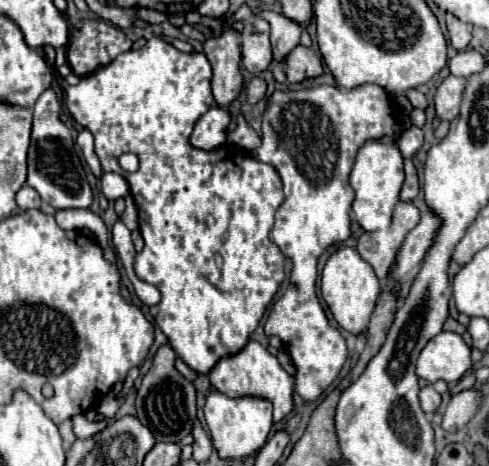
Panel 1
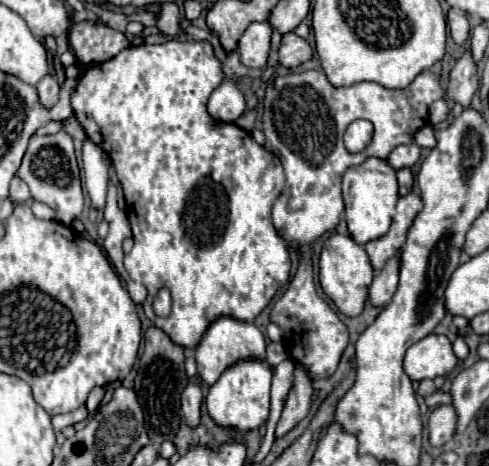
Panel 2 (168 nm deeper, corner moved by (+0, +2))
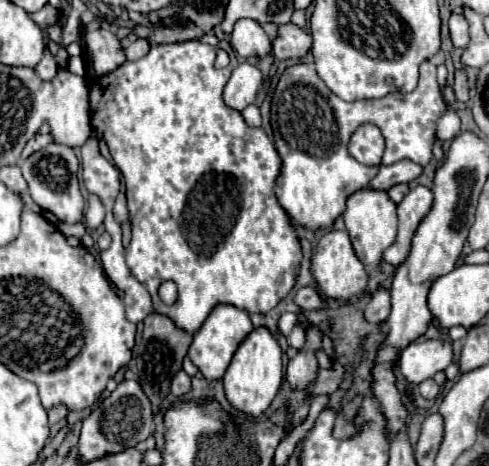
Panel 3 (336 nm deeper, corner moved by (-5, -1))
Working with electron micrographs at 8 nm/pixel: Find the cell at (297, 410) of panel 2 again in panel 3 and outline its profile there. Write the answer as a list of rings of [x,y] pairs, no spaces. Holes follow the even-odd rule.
[[[311,327],[307,331],[307,343],[305,347],[289,361],[287,365],[287,383],[293,391],[307,391],[311,383],[317,381],[317,373],[319,373],[319,365],[315,359],[315,351],[321,347],[321,339],[319,339],[319,329]]]

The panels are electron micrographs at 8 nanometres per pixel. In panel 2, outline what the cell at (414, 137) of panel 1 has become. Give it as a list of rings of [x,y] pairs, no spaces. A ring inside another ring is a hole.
[[[416,144],[410,146],[398,146],[390,156],[388,156],[388,164],[394,170],[402,170],[402,168],[412,168],[420,158],[420,148]]]

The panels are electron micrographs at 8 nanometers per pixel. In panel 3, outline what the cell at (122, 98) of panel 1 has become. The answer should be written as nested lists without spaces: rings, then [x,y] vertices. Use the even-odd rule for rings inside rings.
[[[185,41],[185,43],[171,43],[171,45],[157,45],[151,47],[151,51],[137,59],[137,61],[125,61],[121,67],[117,67],[115,71],[97,77],[97,81],[91,85],[89,89],[89,101],[91,101],[91,127],[97,133],[99,139],[103,139],[109,147],[109,153],[113,157],[113,163],[117,165],[117,169],[121,171],[123,179],[125,179],[125,189],[127,189],[127,207],[129,207],[129,221],[131,221],[131,229],[133,229],[133,239],[131,245],[127,249],[127,267],[131,269],[131,273],[135,275],[135,279],[139,283],[143,283],[147,287],[147,291],[153,297],[153,309],[159,315],[169,317],[179,329],[187,331],[187,333],[197,333],[199,327],[205,323],[205,319],[209,317],[209,313],[221,305],[233,305],[237,309],[243,309],[247,313],[267,313],[273,307],[277,307],[277,303],[293,289],[295,279],[299,275],[299,265],[301,265],[301,245],[297,239],[297,233],[293,229],[293,225],[289,223],[287,213],[283,211],[283,207],[279,205],[277,197],[275,197],[275,181],[281,175],[281,157],[275,151],[275,145],[267,139],[263,129],[255,129],[249,127],[241,113],[227,107],[223,103],[223,87],[229,81],[231,71],[235,69],[235,65],[239,65],[237,55],[233,51],[233,47],[227,41],[219,41],[217,47],[213,45],[205,45],[199,41]],[[217,49],[225,49],[231,57],[231,63],[223,69],[215,67],[215,57],[217,57]],[[163,281],[175,281],[179,287],[179,297],[177,303],[173,305],[165,305],[161,303],[157,289]]]

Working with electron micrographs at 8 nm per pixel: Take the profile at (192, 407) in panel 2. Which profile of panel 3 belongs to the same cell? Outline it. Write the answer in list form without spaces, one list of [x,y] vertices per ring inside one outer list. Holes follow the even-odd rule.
[[[179,371],[179,375],[171,381],[171,393],[173,393],[175,397],[183,397],[183,395],[187,395],[191,389],[193,389],[193,387],[191,387],[191,377],[189,377],[185,371]]]

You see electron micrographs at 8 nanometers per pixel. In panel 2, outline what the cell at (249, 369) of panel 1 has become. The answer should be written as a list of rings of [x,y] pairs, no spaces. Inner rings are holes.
[[[230,316],[216,318],[206,328],[202,340],[194,348],[194,360],[198,366],[198,374],[202,376],[202,380],[208,386],[212,386],[230,364],[234,364],[238,360],[246,360],[246,358],[264,358],[264,356],[266,356],[266,342],[264,342],[262,332],[252,322],[242,322],[242,320],[236,320]]]

